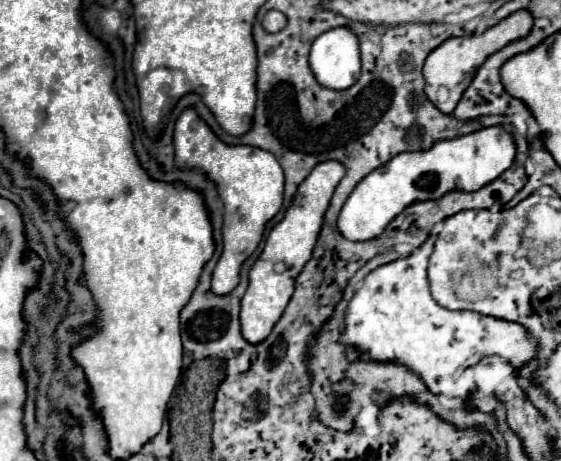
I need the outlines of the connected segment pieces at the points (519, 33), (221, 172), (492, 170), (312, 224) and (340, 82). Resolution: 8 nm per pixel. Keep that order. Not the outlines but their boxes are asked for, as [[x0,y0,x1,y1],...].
[[424,9,532,113],[174,107,284,295],[338,127,516,241],[240,161,346,343],[310,27,360,91]]

